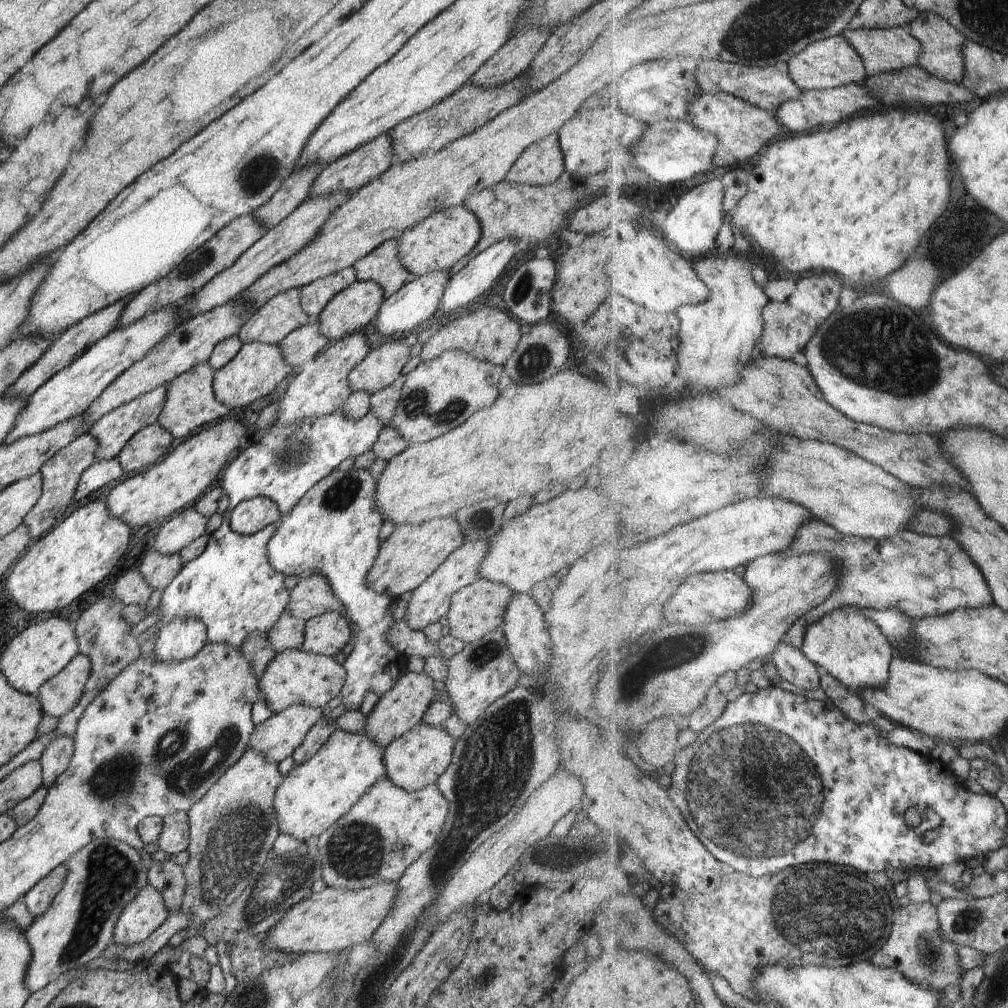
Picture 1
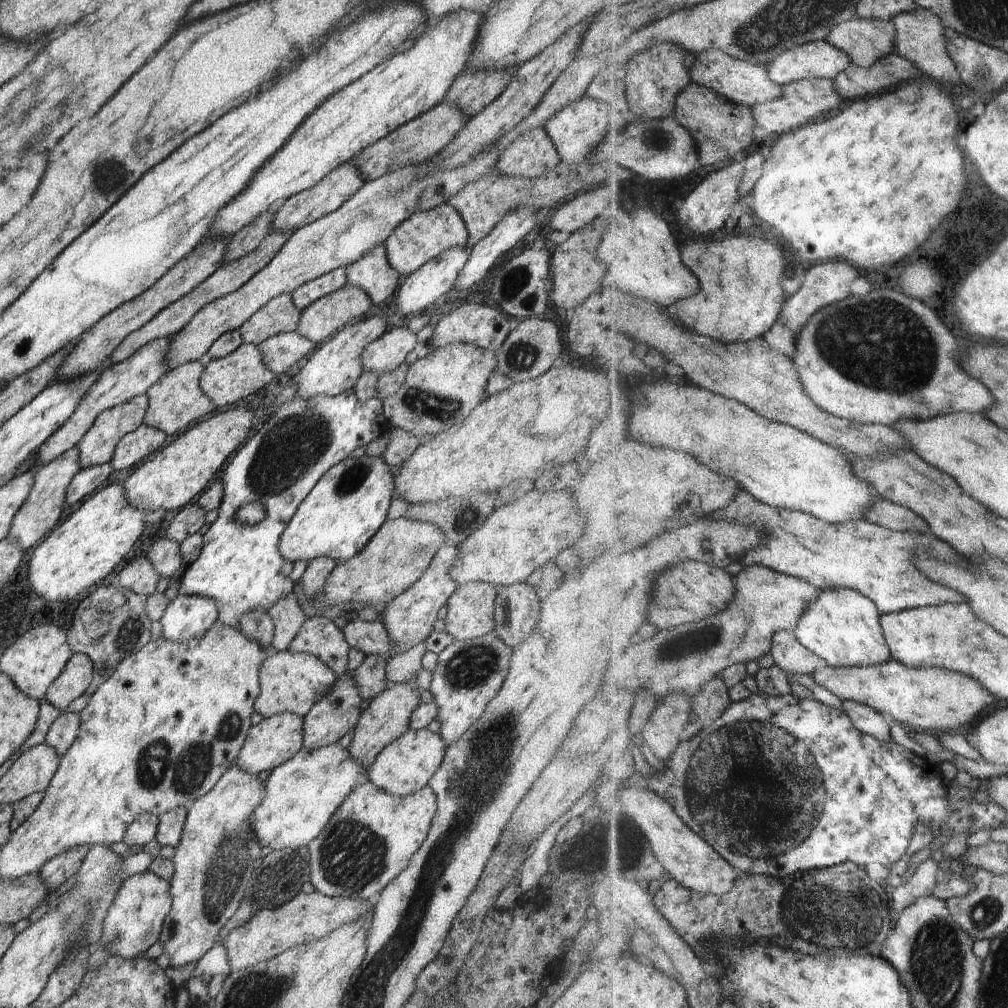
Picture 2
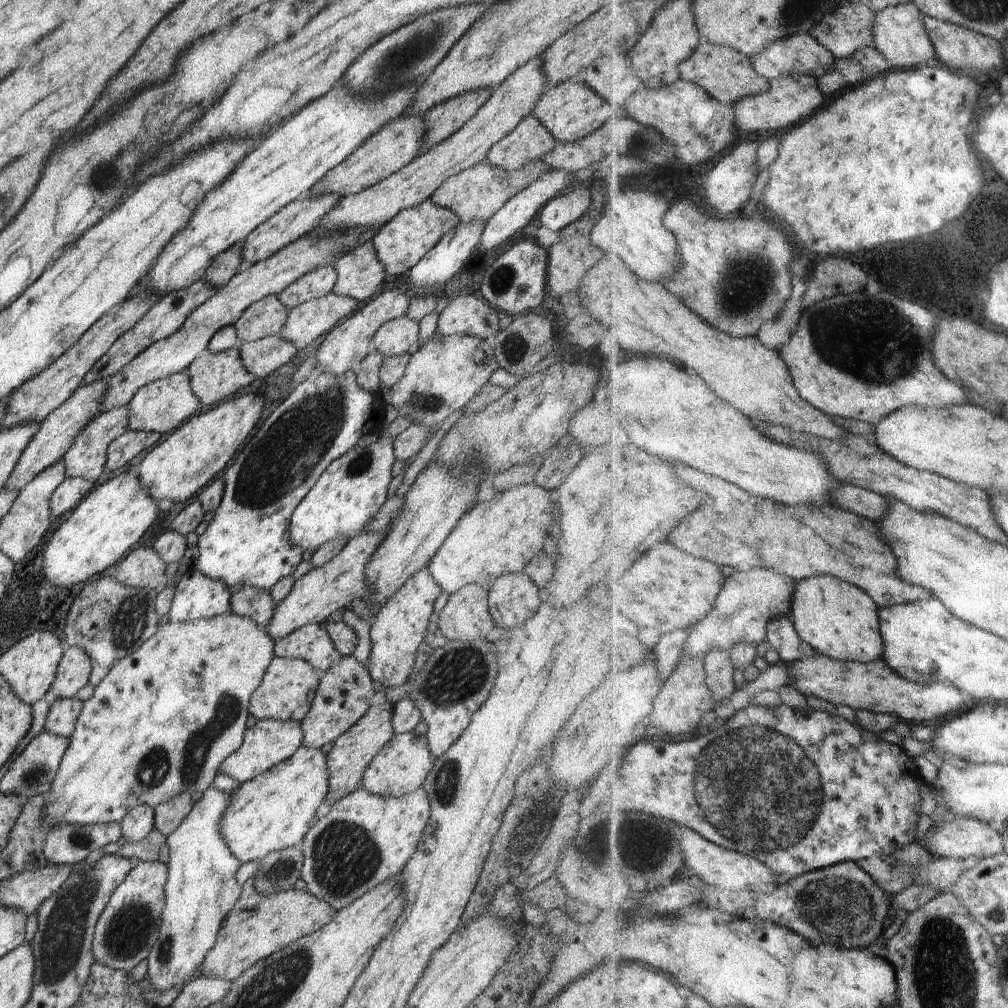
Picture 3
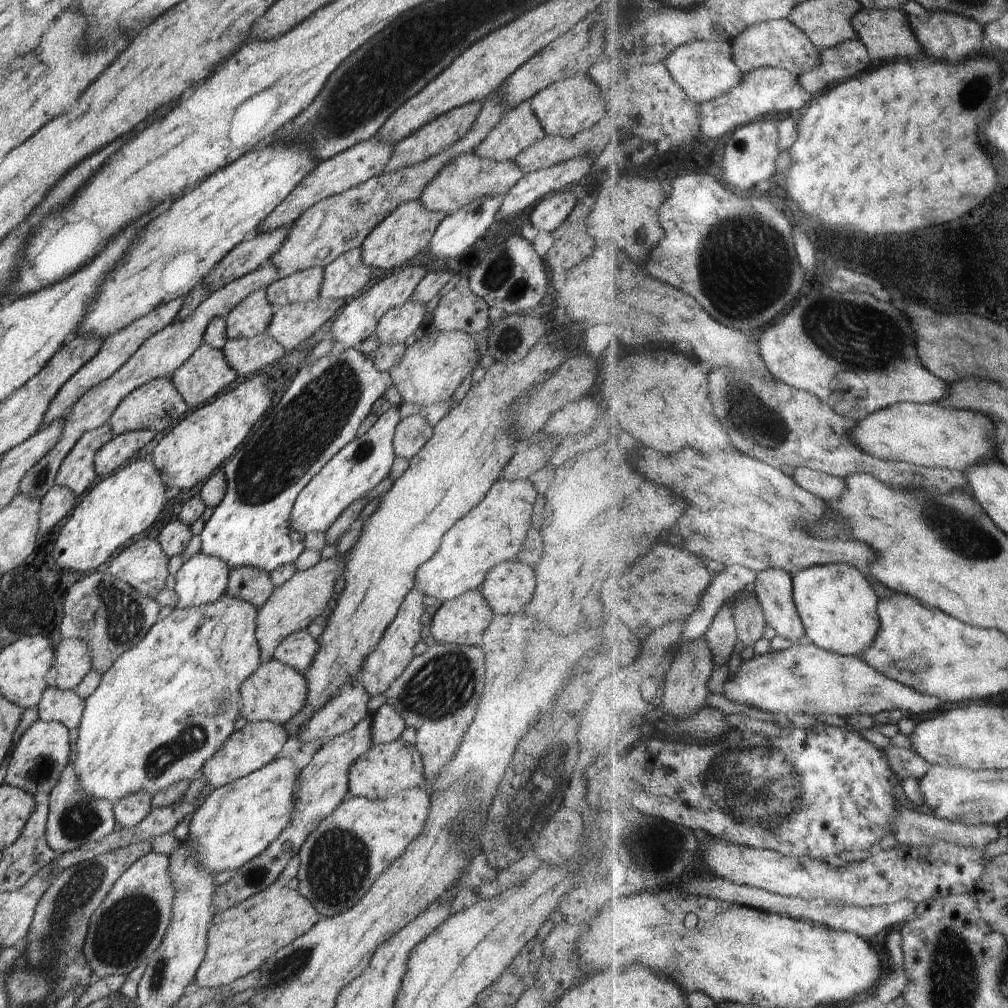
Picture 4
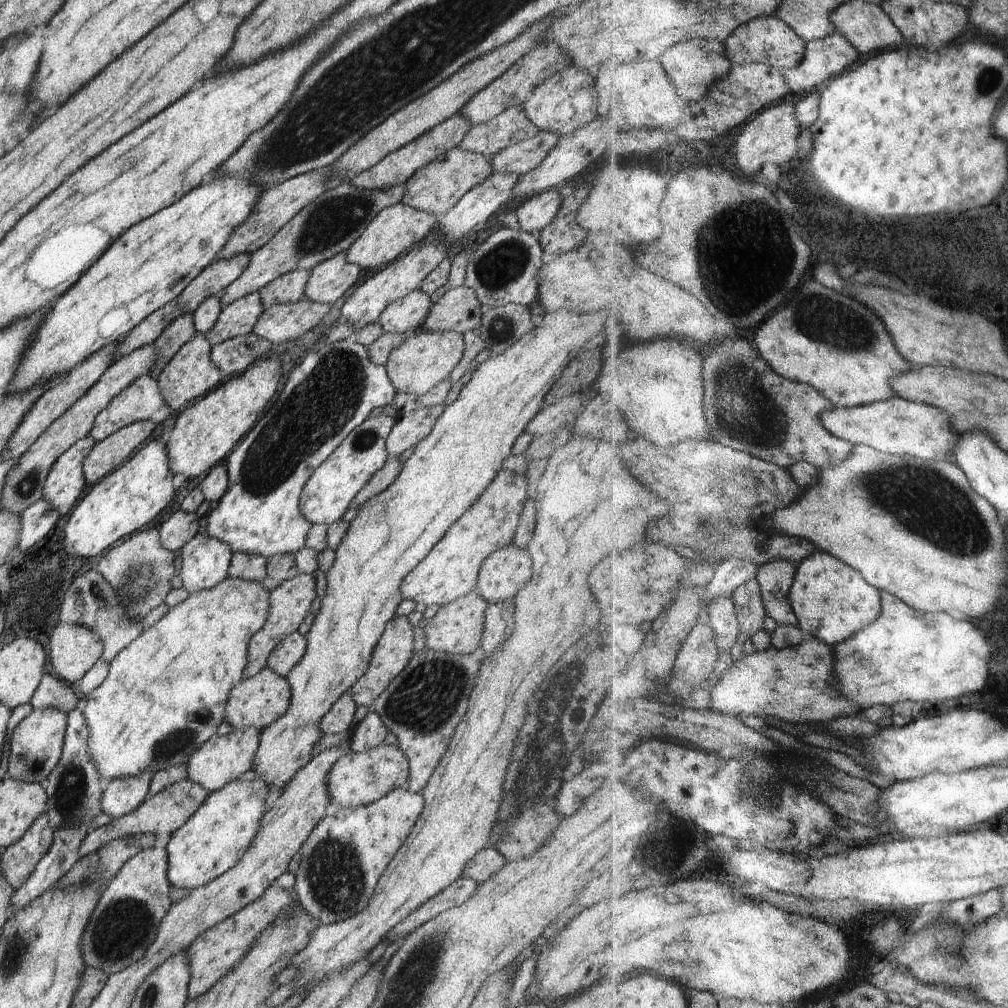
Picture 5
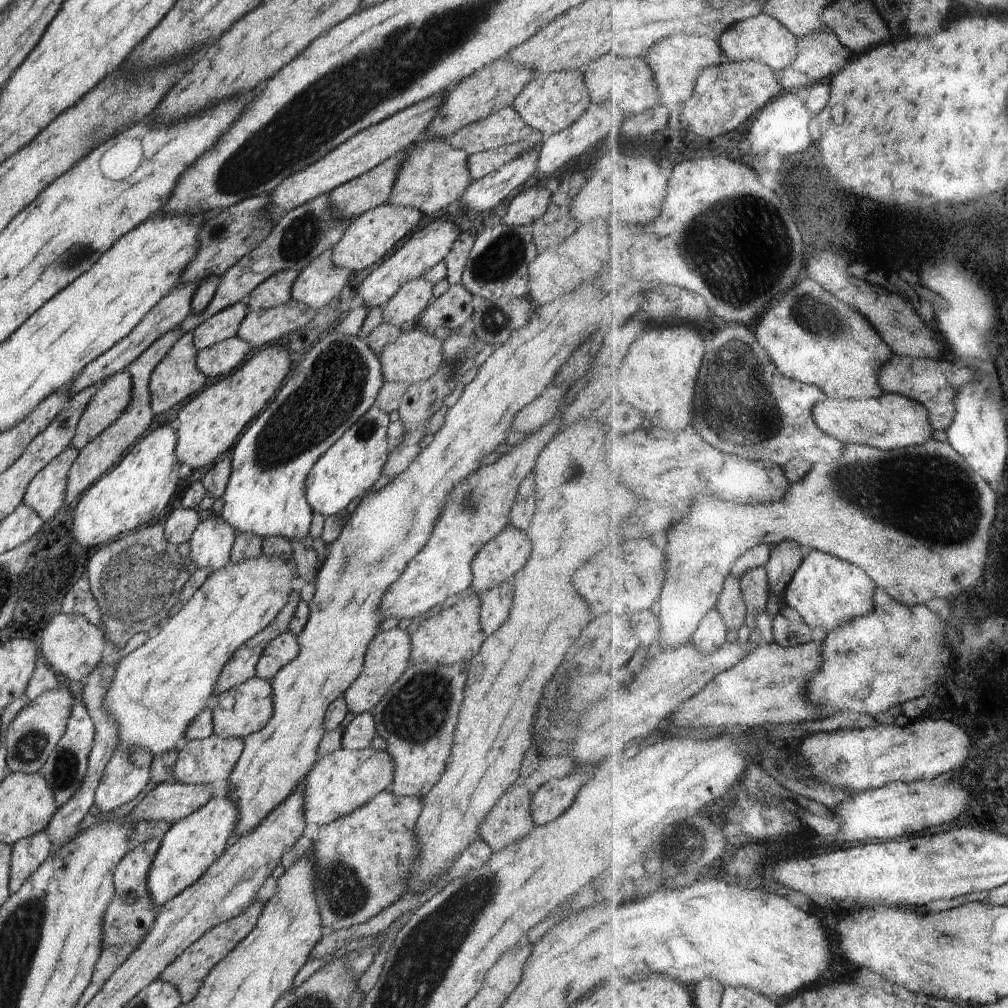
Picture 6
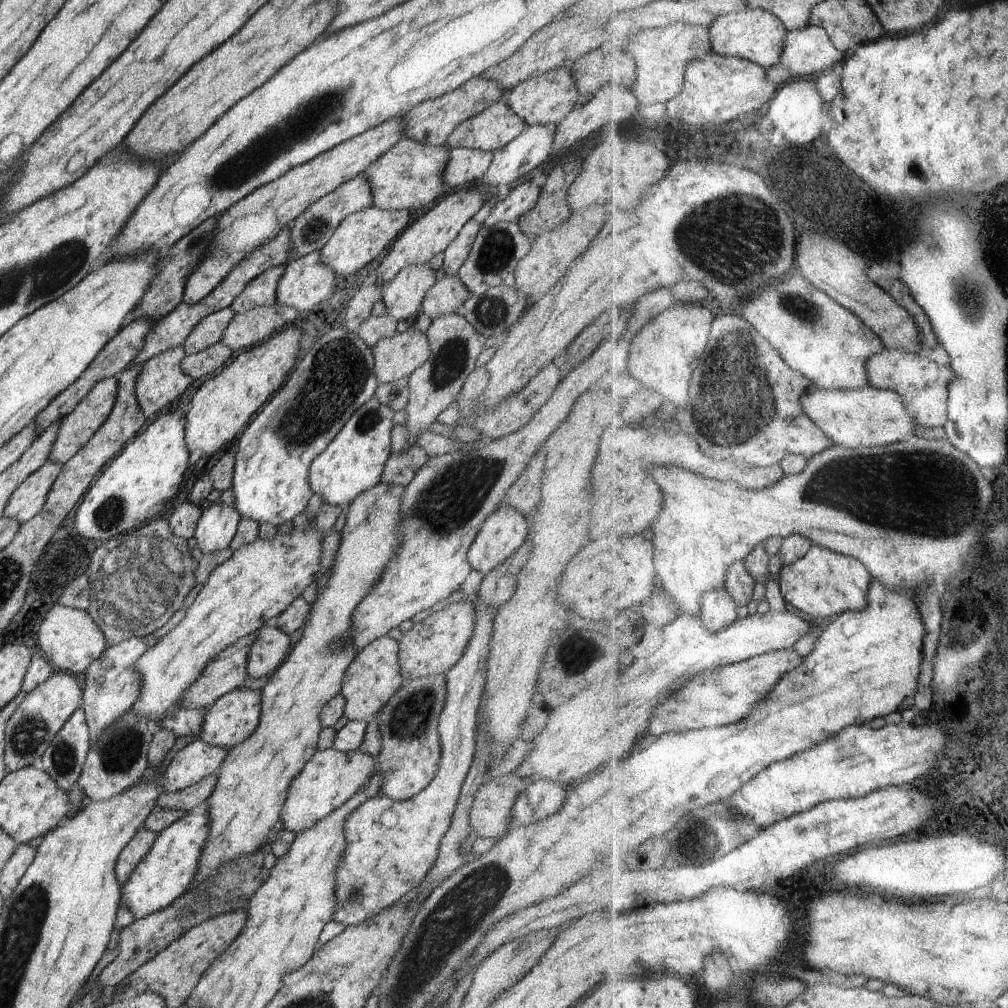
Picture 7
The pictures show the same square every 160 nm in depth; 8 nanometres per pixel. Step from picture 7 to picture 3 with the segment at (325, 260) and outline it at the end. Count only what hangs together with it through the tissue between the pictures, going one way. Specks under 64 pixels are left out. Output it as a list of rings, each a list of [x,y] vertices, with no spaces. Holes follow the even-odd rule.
[[[426,200],[419,206],[398,212],[392,220],[383,225],[371,241],[378,252],[378,260],[386,268],[386,274],[400,276],[412,270],[424,256],[430,252],[446,232],[450,232],[460,220],[449,209],[436,206],[431,200]]]

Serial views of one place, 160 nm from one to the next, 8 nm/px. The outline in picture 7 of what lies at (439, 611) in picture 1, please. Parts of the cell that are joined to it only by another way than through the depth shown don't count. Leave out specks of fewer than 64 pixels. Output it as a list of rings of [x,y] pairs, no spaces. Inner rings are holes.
[[[385,635],[375,638],[357,652],[340,688],[340,695],[345,699],[344,716],[349,721],[369,721],[375,718],[386,702],[404,685],[398,660],[399,650],[399,642]]]

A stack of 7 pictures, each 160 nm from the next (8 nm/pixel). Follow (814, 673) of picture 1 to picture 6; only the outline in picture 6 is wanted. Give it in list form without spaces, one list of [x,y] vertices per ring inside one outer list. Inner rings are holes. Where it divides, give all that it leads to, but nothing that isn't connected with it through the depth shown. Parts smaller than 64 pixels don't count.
[[[785,541],[774,547],[767,564],[772,591],[780,592],[784,596],[791,580],[802,568],[808,550],[799,542]]]

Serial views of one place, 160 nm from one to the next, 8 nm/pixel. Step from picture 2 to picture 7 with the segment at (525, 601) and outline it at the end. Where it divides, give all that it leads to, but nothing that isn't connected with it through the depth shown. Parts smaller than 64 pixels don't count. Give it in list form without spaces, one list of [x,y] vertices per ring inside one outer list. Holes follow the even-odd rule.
[[[505,502],[492,516],[488,516],[486,524],[482,524],[478,536],[474,538],[474,544],[467,552],[471,570],[485,577],[522,546],[528,532],[524,516]]]

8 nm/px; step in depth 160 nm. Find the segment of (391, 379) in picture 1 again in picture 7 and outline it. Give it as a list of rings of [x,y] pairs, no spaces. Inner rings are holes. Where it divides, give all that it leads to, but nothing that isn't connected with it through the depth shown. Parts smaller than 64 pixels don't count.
[[[425,264],[402,268],[390,284],[383,286],[382,302],[394,321],[413,321],[421,312],[426,292],[436,284],[435,272]]]

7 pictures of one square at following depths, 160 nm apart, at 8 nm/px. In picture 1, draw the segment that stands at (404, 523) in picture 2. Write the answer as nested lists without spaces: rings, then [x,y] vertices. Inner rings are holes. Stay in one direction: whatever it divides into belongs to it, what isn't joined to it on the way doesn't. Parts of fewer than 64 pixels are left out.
[[[454,516],[444,519],[434,519],[418,526],[402,524],[396,526],[389,538],[380,542],[380,550],[368,578],[366,586],[374,592],[380,592],[382,596],[388,594],[395,601],[406,592],[413,592],[423,580],[427,580],[430,574],[438,570],[446,562],[446,558],[458,550],[466,542],[466,536],[462,534],[462,528]]]

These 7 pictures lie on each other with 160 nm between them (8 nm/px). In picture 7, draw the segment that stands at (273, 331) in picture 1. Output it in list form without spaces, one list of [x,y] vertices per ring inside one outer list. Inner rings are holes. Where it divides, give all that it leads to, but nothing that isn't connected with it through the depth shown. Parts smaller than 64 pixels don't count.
[[[227,307],[200,320],[190,332],[190,336],[181,345],[186,355],[201,352],[220,343],[222,334],[226,332],[226,328],[228,328],[228,324],[230,324],[234,316],[236,316],[236,312]]]

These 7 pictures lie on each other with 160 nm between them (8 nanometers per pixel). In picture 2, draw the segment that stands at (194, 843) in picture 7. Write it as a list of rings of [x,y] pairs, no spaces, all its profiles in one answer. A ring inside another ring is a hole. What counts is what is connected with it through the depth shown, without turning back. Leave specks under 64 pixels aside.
[[[338,743],[312,750],[312,752],[302,748],[291,760],[272,770],[264,783],[266,796],[262,798],[261,804],[258,804],[258,808],[254,810],[250,818],[250,826],[258,844],[272,848],[273,851],[308,846],[326,828],[328,820],[337,812],[340,804],[346,800],[346,796],[350,796],[354,788],[369,780],[368,769],[364,768],[358,760],[352,760],[350,752]]]

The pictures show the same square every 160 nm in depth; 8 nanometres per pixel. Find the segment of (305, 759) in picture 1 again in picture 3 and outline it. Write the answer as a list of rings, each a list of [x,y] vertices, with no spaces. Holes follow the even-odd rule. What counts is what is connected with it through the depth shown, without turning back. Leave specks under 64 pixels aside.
[[[353,655],[342,657],[330,670],[321,674],[310,711],[301,721],[303,746],[308,749],[322,749],[325,744],[337,740],[366,715],[374,695],[373,681],[365,666],[358,663]]]

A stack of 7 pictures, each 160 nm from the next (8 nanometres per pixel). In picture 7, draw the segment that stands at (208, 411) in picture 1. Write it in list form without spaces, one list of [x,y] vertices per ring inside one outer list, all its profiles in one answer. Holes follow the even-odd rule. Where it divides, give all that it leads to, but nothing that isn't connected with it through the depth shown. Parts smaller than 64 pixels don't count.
[[[109,377],[108,379],[100,380],[91,390],[87,396],[74,408],[73,413],[68,414],[62,419],[62,424],[58,428],[58,436],[54,440],[54,446],[50,450],[48,461],[58,462],[64,465],[68,460],[71,460],[88,442],[90,438],[98,432],[98,428],[102,428],[105,424],[116,404],[118,396],[118,378]]]

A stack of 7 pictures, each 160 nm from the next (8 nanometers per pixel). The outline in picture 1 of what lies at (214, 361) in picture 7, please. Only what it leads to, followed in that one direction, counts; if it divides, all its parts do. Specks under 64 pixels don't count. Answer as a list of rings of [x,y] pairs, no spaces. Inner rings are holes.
[[[312,322],[304,325],[303,328],[290,332],[290,335],[286,336],[277,346],[280,346],[286,362],[292,368],[297,369],[304,362],[318,356],[328,342],[328,338],[322,336],[322,332],[320,332],[318,322]]]

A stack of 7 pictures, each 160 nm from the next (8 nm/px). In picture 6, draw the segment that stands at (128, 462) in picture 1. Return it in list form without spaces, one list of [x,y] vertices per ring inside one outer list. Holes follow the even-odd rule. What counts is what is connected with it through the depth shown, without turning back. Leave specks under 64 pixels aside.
[[[179,328],[167,332],[158,340],[154,341],[130,366],[126,371],[129,372],[132,379],[131,399],[125,411],[112,423],[104,432],[96,435],[84,448],[79,450],[77,459],[74,460],[67,476],[67,485],[65,490],[65,505],[72,504],[78,500],[82,492],[86,492],[90,485],[93,485],[105,472],[108,472],[125,455],[129,448],[144,436],[148,426],[152,424],[155,414],[150,406],[150,392],[148,392],[148,383],[156,365],[168,354],[173,344],[182,336]]]

